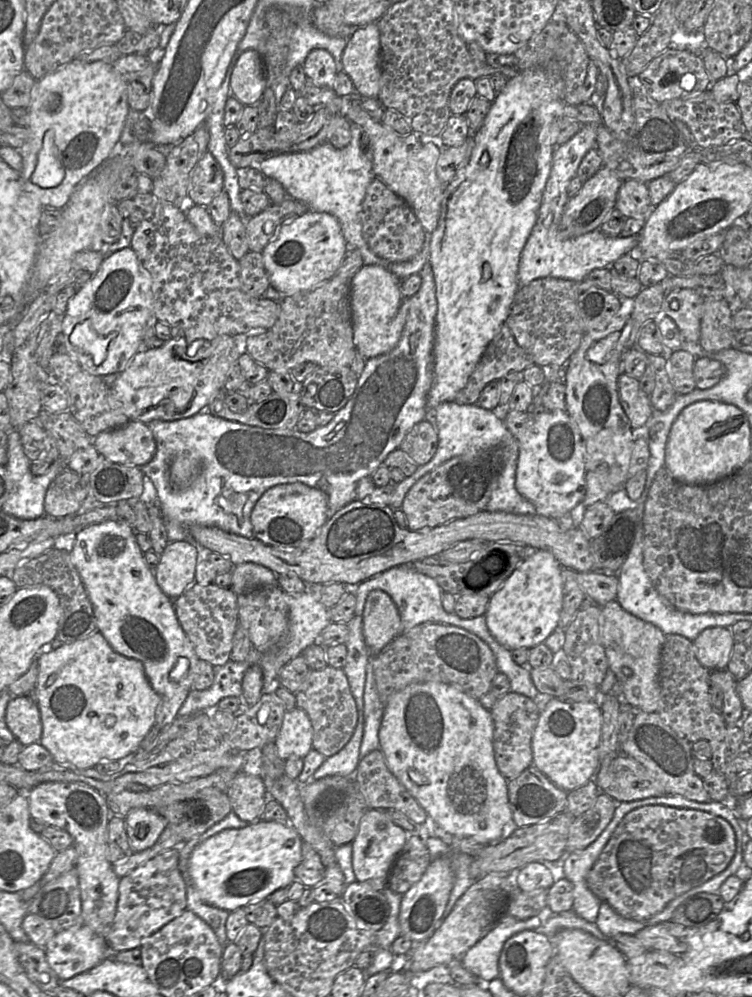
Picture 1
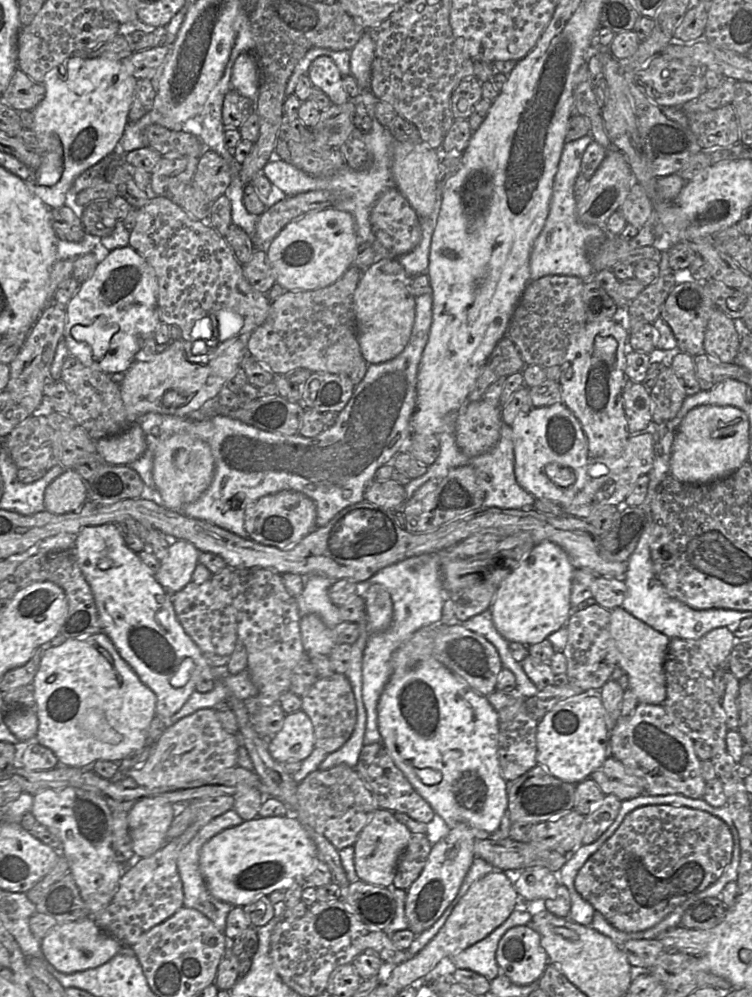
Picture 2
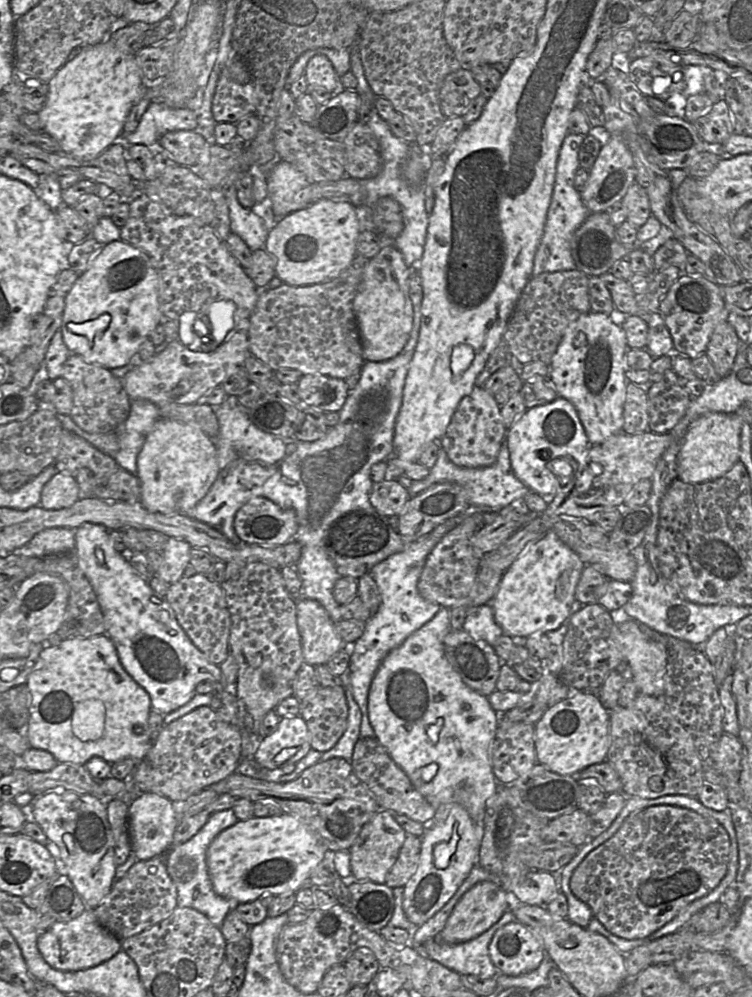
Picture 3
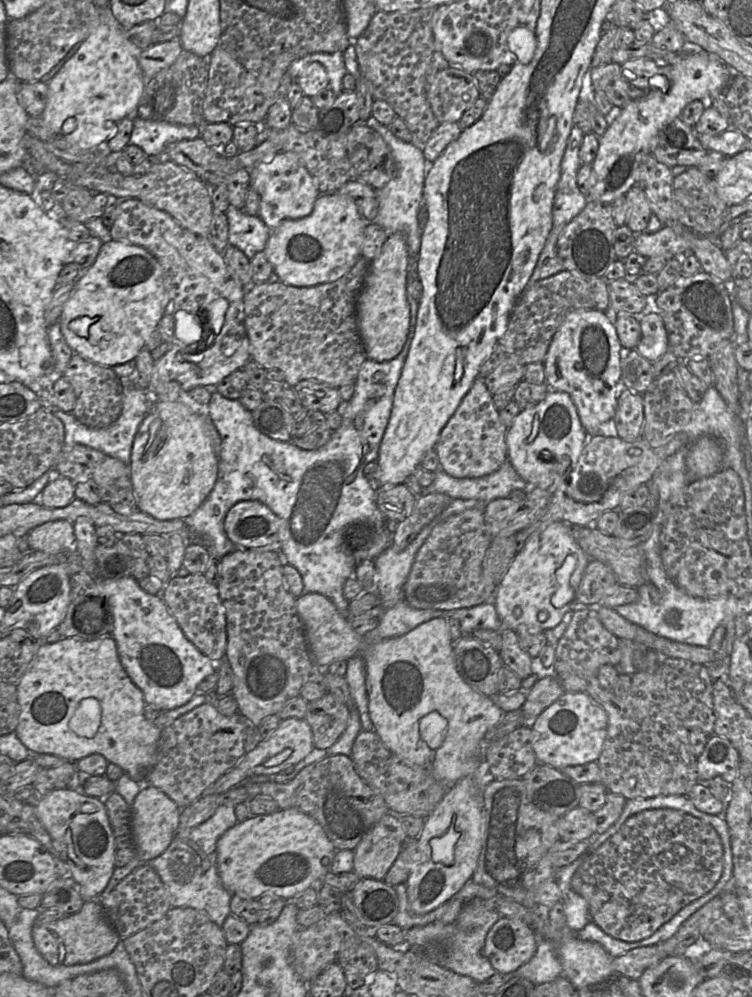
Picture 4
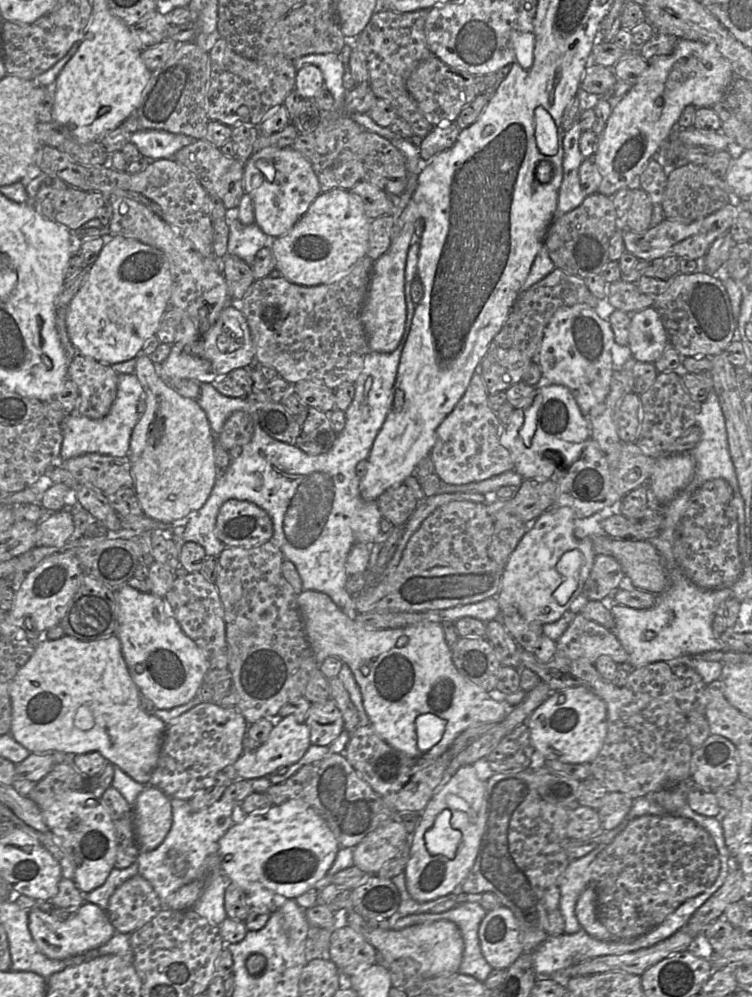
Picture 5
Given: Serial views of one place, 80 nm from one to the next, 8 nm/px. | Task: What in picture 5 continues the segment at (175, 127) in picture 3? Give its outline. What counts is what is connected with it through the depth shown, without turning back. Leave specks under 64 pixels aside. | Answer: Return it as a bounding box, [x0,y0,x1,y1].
[130,130,196,160]

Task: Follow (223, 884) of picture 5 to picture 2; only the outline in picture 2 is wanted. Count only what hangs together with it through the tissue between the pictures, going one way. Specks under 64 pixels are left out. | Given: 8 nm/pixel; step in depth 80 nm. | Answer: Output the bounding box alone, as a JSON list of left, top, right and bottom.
[177,809,244,933]

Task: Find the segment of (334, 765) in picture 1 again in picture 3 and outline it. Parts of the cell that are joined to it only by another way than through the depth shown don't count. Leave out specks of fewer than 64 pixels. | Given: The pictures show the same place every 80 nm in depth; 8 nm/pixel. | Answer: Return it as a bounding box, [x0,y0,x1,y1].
[321,682,360,761]

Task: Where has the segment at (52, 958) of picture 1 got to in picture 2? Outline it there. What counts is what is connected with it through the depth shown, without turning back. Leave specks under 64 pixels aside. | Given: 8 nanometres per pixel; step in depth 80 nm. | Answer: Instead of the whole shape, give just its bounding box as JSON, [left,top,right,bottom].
[41,916,122,974]

